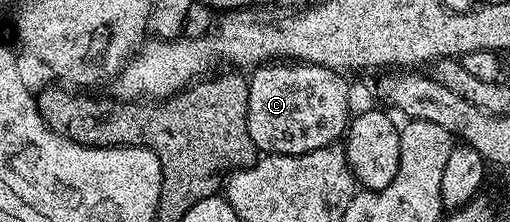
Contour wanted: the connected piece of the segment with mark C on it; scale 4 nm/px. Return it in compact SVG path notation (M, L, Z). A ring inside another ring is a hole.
M268 62L247 77L246 126L257 153L297 156L337 143L350 123L348 84L334 68L303 62Z

